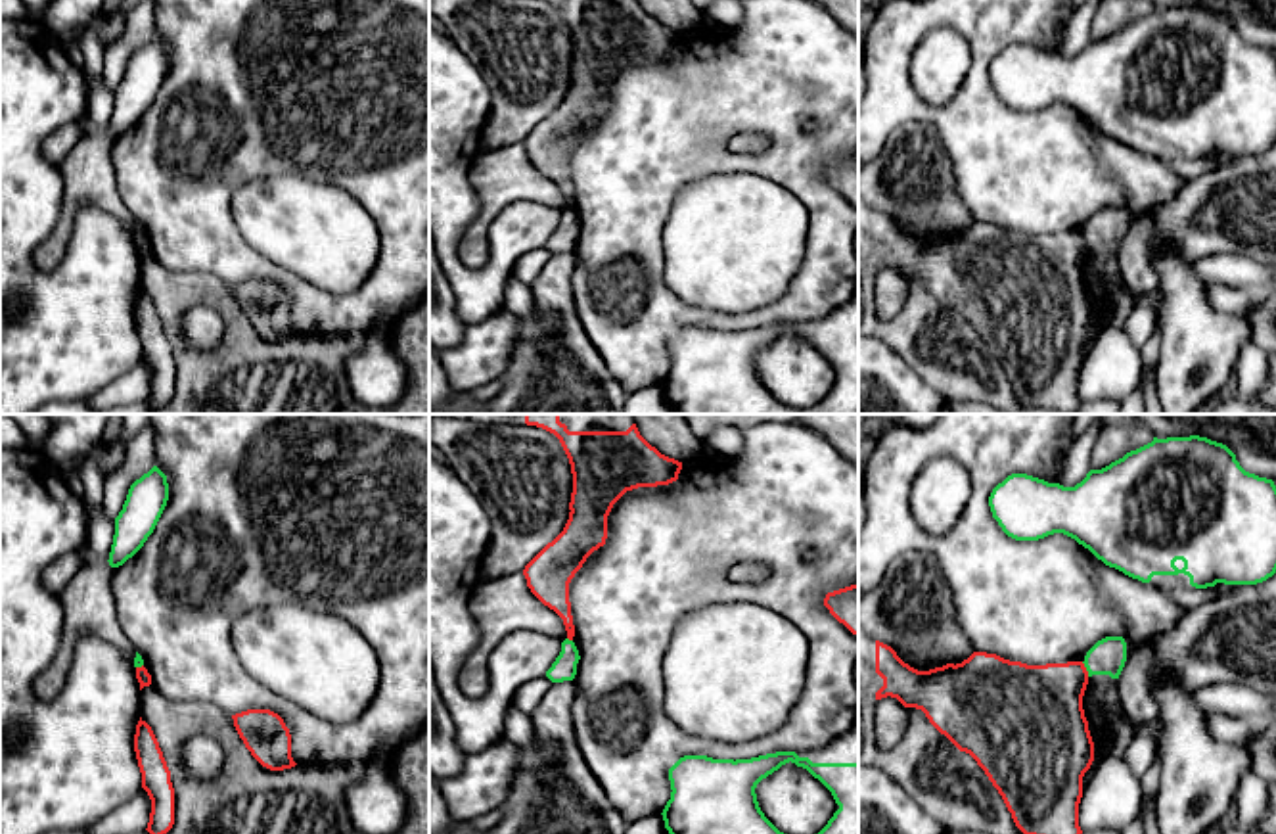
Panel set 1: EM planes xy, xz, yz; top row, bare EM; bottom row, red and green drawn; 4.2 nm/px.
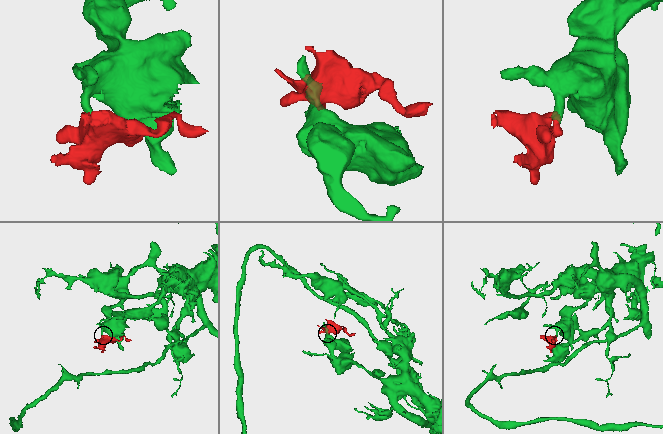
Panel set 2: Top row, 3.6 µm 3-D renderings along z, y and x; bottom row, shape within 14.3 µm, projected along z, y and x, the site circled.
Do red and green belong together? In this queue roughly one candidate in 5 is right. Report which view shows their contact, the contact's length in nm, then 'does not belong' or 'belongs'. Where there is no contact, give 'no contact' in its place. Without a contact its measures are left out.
yz | 70 nm | does not belong

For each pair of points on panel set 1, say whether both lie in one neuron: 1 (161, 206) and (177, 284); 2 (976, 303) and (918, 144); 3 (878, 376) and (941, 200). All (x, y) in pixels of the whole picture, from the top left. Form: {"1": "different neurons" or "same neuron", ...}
{"1": "different neurons", "2": "same neuron", "3": "different neurons"}

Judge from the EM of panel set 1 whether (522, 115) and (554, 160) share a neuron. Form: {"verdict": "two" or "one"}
{"verdict": "one"}

